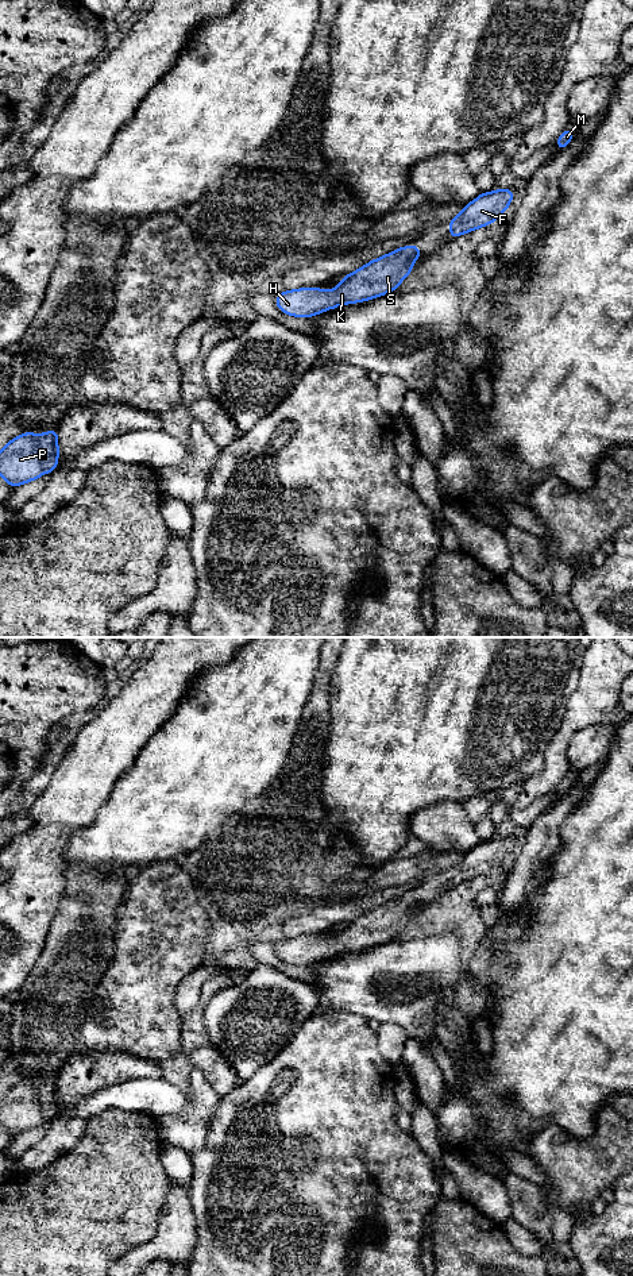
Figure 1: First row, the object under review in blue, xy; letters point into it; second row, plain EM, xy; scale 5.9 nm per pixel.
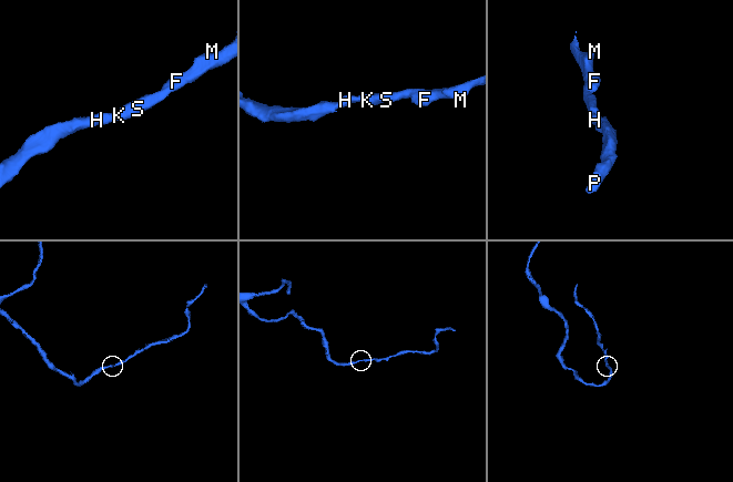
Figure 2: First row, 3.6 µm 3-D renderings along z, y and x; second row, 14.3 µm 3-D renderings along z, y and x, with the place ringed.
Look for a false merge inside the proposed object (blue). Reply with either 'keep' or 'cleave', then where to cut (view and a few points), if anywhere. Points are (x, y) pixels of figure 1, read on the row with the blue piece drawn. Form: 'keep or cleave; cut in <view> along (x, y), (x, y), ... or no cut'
keep; no cut

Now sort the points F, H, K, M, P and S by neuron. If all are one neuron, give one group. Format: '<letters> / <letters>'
F H K M P S

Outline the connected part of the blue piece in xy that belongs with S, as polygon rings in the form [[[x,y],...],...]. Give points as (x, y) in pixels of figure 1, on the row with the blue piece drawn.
[[[405,246],[379,257],[351,274],[332,290],[300,288],[275,296],[278,309],[294,317],[310,317],[344,304],[363,302],[398,289],[422,254],[418,246]]]

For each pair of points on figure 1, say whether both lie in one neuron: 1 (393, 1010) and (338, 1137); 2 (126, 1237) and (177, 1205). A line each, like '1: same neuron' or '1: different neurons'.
1: different neurons
2: different neurons

